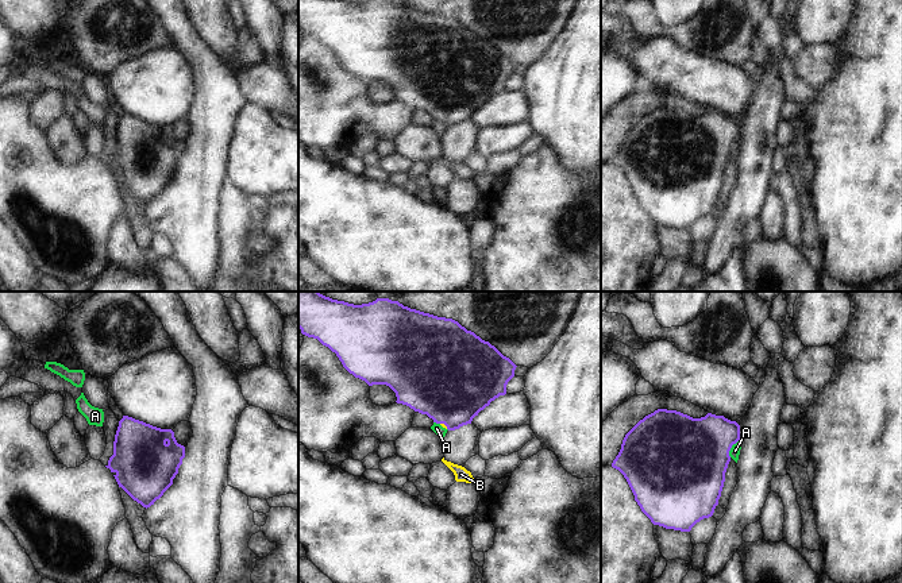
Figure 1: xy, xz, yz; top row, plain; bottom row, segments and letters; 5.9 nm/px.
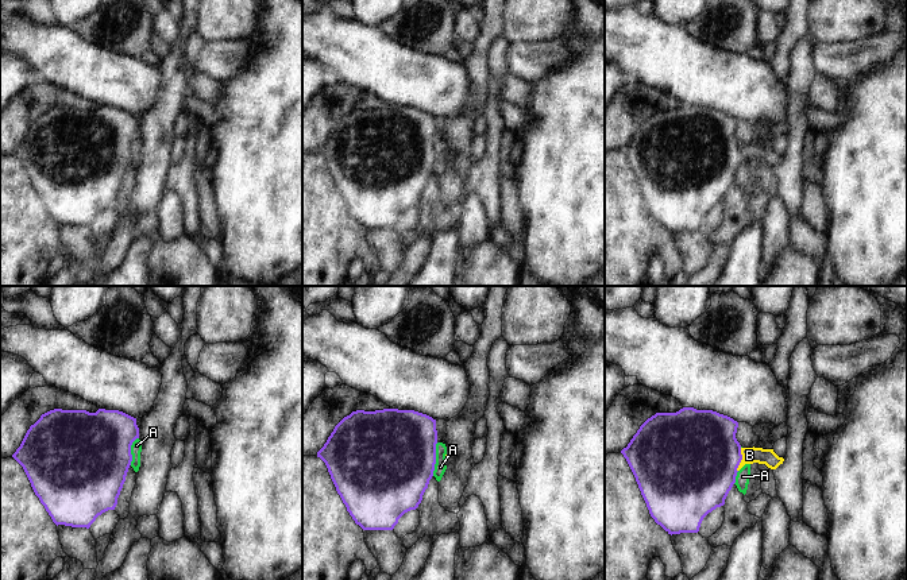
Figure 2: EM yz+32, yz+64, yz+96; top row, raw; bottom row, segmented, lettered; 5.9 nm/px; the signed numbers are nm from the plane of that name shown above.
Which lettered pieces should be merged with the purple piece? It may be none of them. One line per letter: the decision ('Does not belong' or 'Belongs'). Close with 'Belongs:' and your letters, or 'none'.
A: Does not belong
B: Belongs
Belongs: B

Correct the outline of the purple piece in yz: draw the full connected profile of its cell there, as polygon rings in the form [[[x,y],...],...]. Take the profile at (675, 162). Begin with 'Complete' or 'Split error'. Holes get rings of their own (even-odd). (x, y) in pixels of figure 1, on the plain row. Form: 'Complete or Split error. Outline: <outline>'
Complete. Outline: [[[658,107],[640,117],[624,135],[621,147],[612,161],[627,177],[635,198],[654,223],[690,229],[704,216],[713,213],[731,159],[729,148],[740,138],[740,123],[724,113],[708,111],[693,116],[676,108]]]

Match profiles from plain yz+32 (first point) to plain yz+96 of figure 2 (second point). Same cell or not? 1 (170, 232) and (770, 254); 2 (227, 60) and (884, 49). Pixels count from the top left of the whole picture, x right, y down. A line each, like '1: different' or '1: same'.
1: same
2: same

